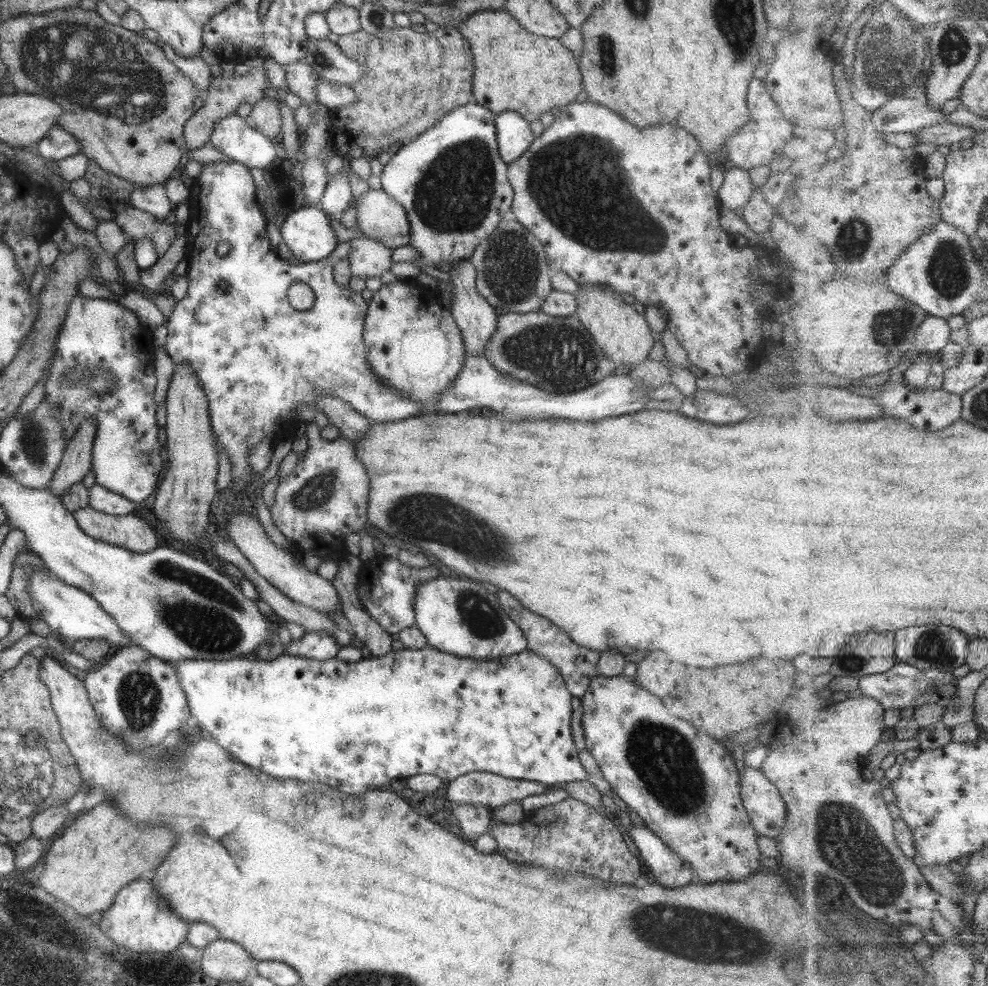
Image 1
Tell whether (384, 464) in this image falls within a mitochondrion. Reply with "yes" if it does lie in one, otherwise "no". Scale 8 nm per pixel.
no

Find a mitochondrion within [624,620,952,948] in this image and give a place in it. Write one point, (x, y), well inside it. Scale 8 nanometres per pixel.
(851, 845)

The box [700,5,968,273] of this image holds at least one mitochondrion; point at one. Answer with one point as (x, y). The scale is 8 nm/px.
(895, 59)

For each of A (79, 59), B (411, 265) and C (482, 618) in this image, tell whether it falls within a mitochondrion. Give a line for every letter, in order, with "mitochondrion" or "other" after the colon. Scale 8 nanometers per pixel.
A: mitochondrion
B: other
C: mitochondrion

